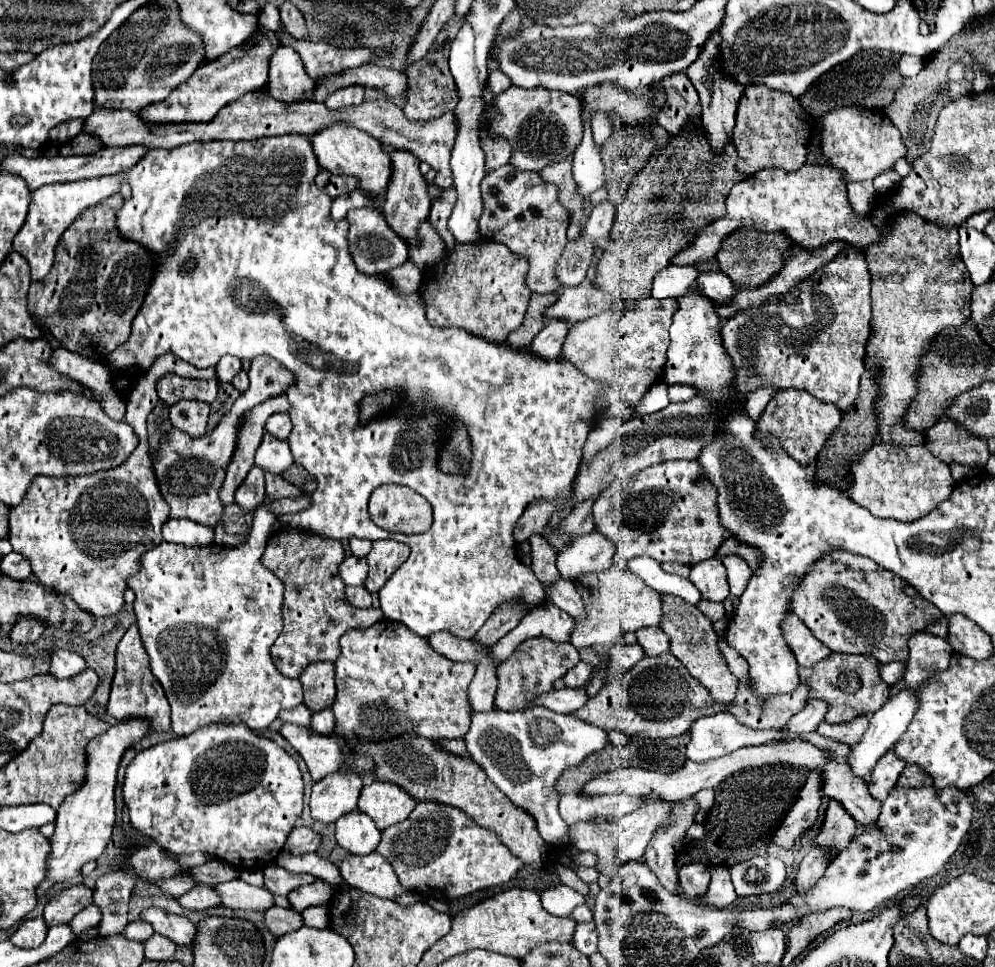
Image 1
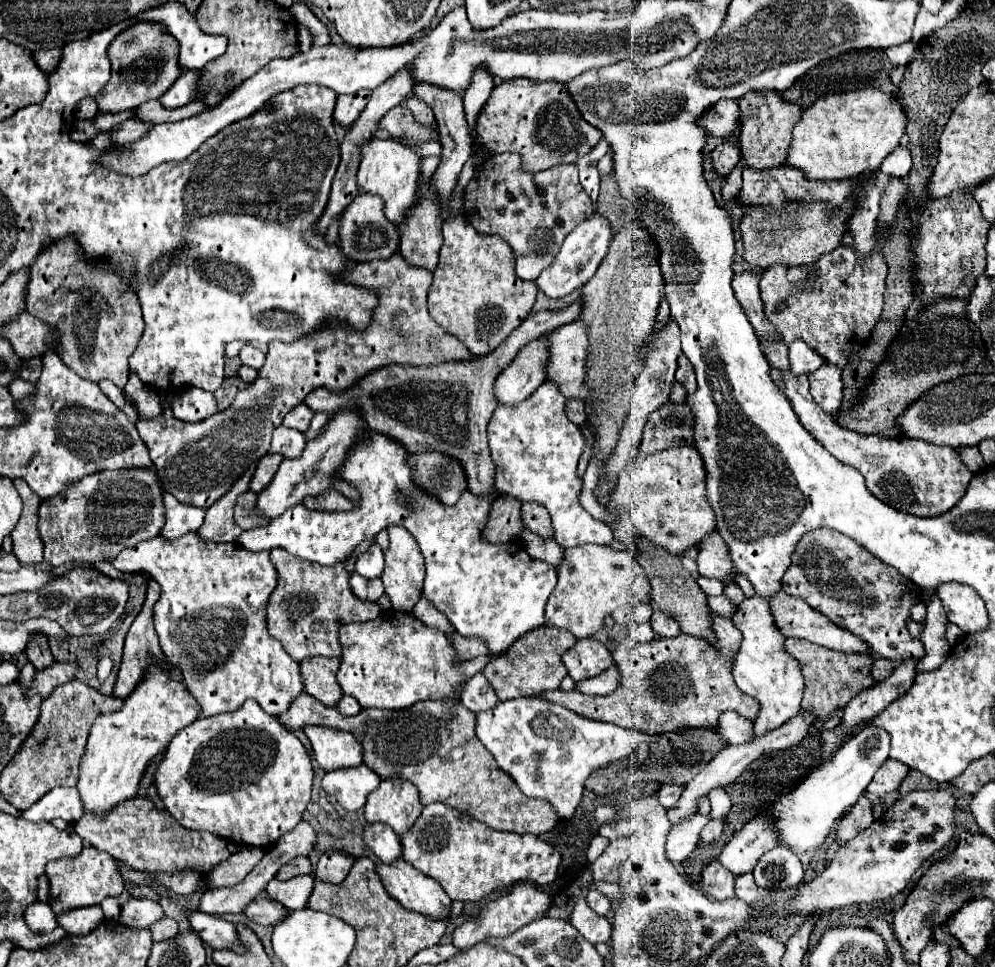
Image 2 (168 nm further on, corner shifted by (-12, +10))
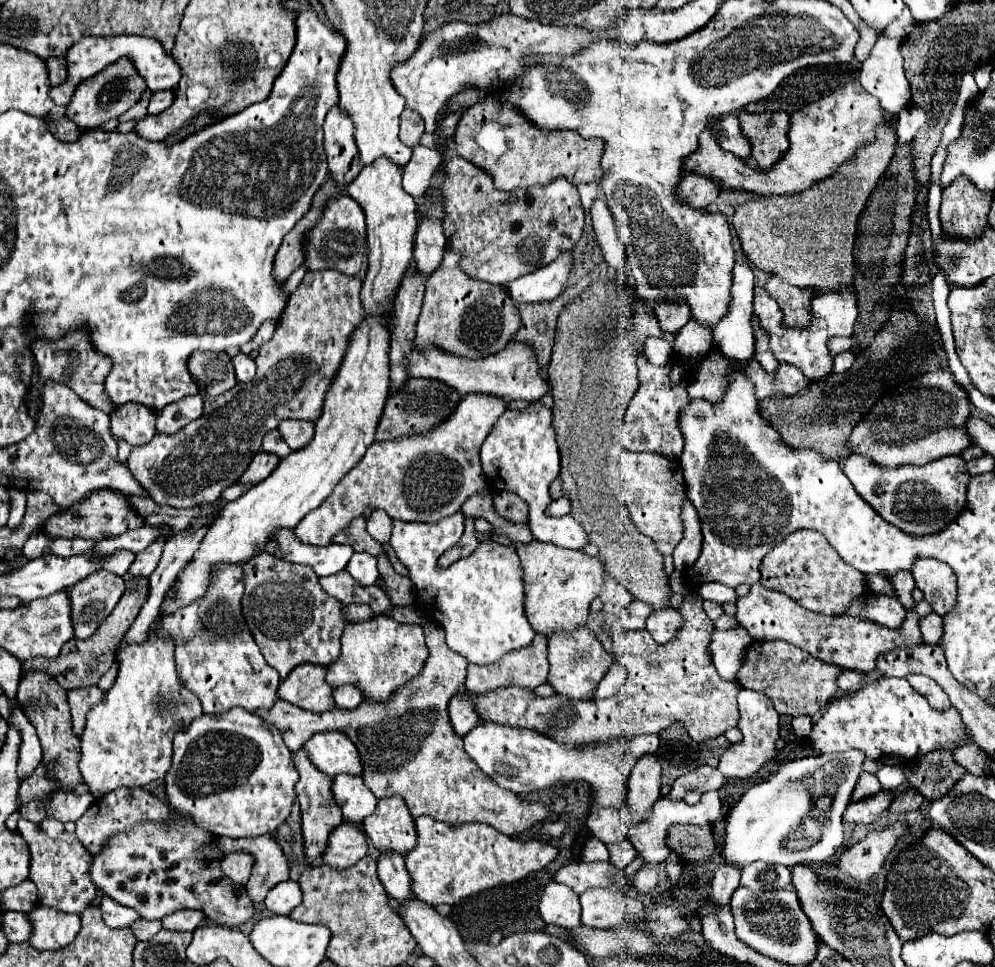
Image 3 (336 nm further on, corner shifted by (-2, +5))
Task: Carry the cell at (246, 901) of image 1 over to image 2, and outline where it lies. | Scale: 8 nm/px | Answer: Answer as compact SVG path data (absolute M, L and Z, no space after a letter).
M296 876L292 880L286 882L278 882L276 878L270 880L270 884L266 886L266 894L268 898L282 902L286 908L290 910L300 910L308 904L312 892L312 876Z

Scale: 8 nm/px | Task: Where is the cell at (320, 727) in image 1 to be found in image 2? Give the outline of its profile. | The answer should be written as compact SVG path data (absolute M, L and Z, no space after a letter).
M342 696L342 700L336 704L336 710L342 712L342 716L356 716L362 710L362 706L352 696Z

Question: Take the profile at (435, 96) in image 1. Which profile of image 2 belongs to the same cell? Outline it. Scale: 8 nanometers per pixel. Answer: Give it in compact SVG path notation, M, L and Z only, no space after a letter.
M410 98L410 100L406 102L406 106L408 106L410 112L414 114L416 122L426 124L426 126L432 126L432 124L434 124L434 112L432 112L432 108L430 108L426 102L422 102L422 100L418 100L418 98Z

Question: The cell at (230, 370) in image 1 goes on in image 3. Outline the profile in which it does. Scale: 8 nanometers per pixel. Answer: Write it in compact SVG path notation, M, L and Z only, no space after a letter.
M238 353L236 357L232 357L232 363L234 363L234 369L236 369L236 381L238 383L248 383L254 379L256 375L256 363L250 355L244 355L244 353Z

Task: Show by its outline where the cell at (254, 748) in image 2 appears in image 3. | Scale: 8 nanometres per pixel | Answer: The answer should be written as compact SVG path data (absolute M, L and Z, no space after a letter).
M236 707L216 717L202 715L194 719L190 727L176 733L172 769L166 773L166 799L174 811L192 817L198 827L208 829L214 835L232 839L258 837L274 833L286 821L296 799L296 781L298 771L280 731L258 715Z

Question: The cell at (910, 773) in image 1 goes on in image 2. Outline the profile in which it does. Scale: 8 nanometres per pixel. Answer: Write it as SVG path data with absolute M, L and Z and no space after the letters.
M910 770L908 776L904 778L904 782L900 784L900 794L908 794L912 790L936 790L940 784L930 780L928 776L922 776L922 772L918 770Z

